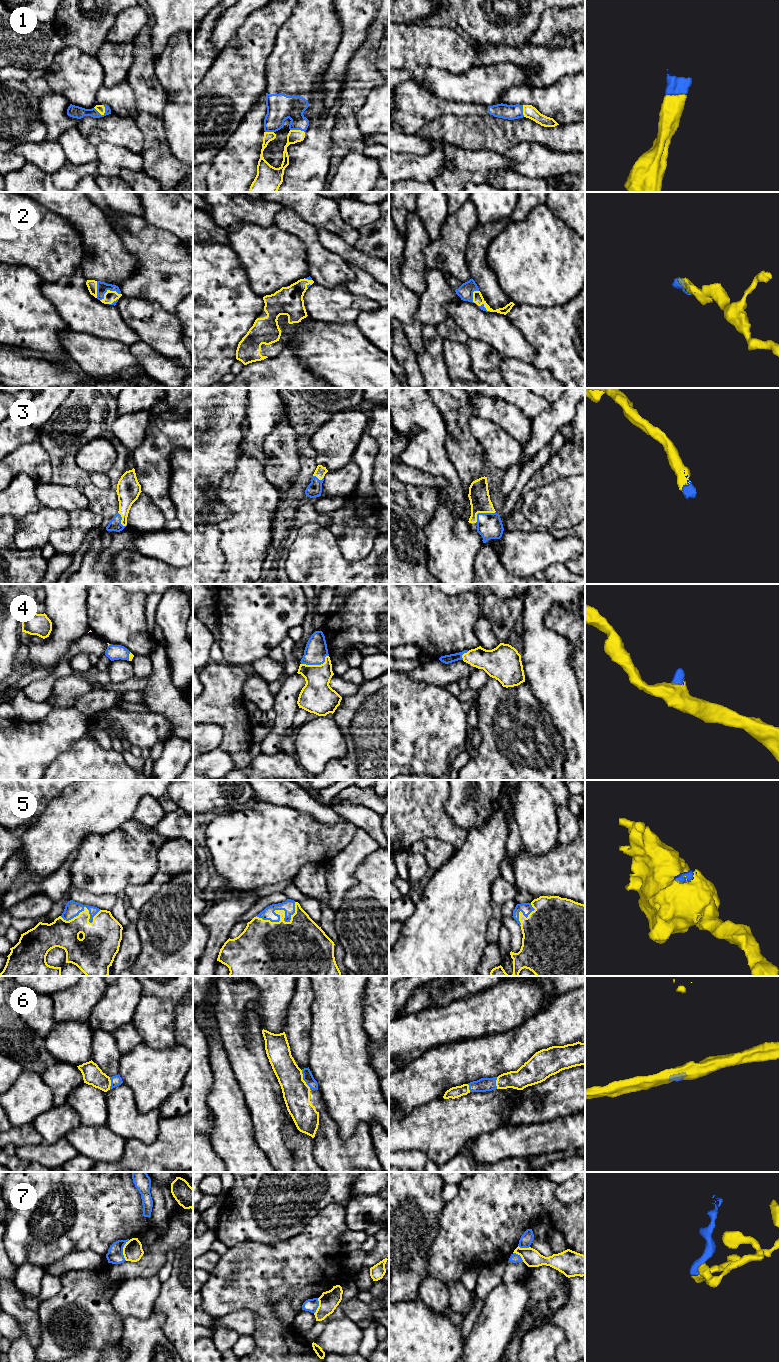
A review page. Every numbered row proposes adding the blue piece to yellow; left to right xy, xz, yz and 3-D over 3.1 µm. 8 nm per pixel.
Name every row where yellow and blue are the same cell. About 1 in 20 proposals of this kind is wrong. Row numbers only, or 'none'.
1, 2, 3, 4, 5, 6

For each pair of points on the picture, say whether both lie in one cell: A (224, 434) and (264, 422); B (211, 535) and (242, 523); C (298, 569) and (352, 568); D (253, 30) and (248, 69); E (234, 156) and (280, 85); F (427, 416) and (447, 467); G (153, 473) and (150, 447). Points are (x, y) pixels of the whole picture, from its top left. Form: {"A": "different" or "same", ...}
{"A": "different", "B": "different", "C": "same", "D": "same", "E": "different", "F": "same", "G": "same"}

